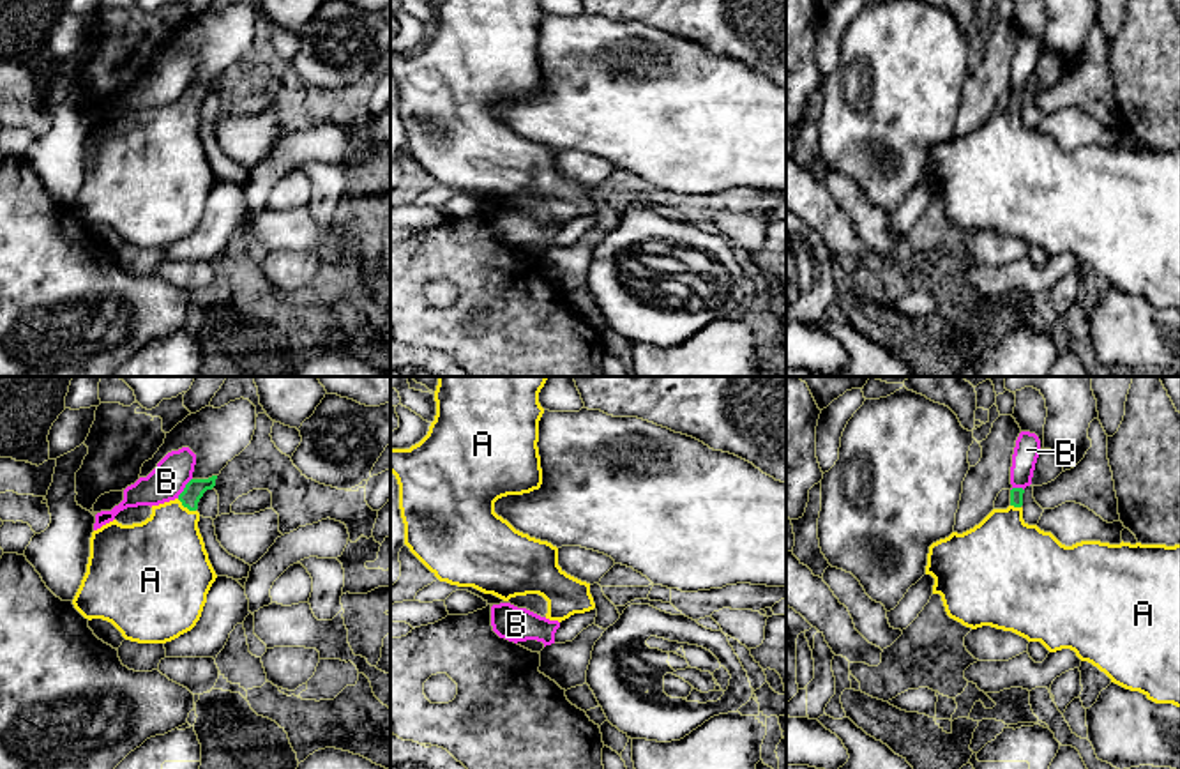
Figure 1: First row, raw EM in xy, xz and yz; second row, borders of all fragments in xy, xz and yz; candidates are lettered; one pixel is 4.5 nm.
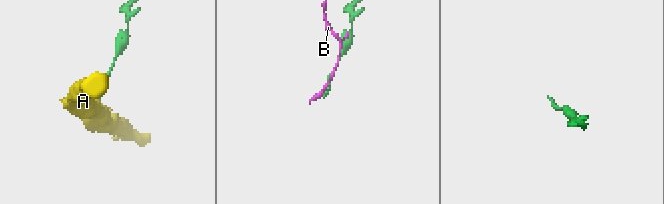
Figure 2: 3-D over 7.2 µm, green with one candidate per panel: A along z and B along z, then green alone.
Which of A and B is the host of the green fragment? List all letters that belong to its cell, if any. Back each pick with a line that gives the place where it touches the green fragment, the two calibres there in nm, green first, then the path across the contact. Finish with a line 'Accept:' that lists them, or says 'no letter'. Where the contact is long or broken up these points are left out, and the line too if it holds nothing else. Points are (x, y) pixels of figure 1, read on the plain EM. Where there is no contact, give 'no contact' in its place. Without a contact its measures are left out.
A: xy (186, 110) | 90/380 nm | across xy (195, 92), (186, 110), (165, 159)
Accept: A

